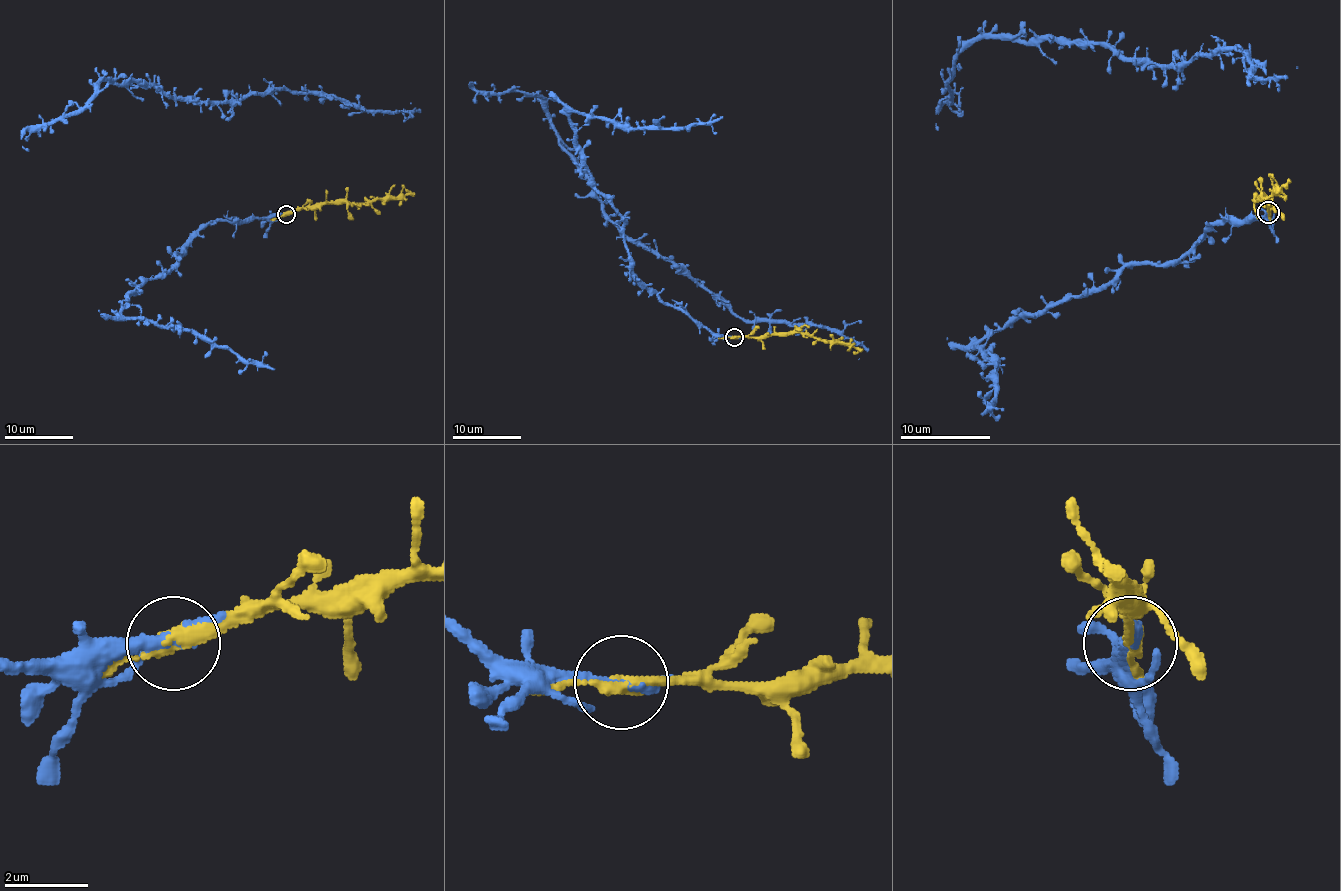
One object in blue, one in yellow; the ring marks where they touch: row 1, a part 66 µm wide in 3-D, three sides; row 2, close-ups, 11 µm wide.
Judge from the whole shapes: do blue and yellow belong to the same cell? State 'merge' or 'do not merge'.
merge

